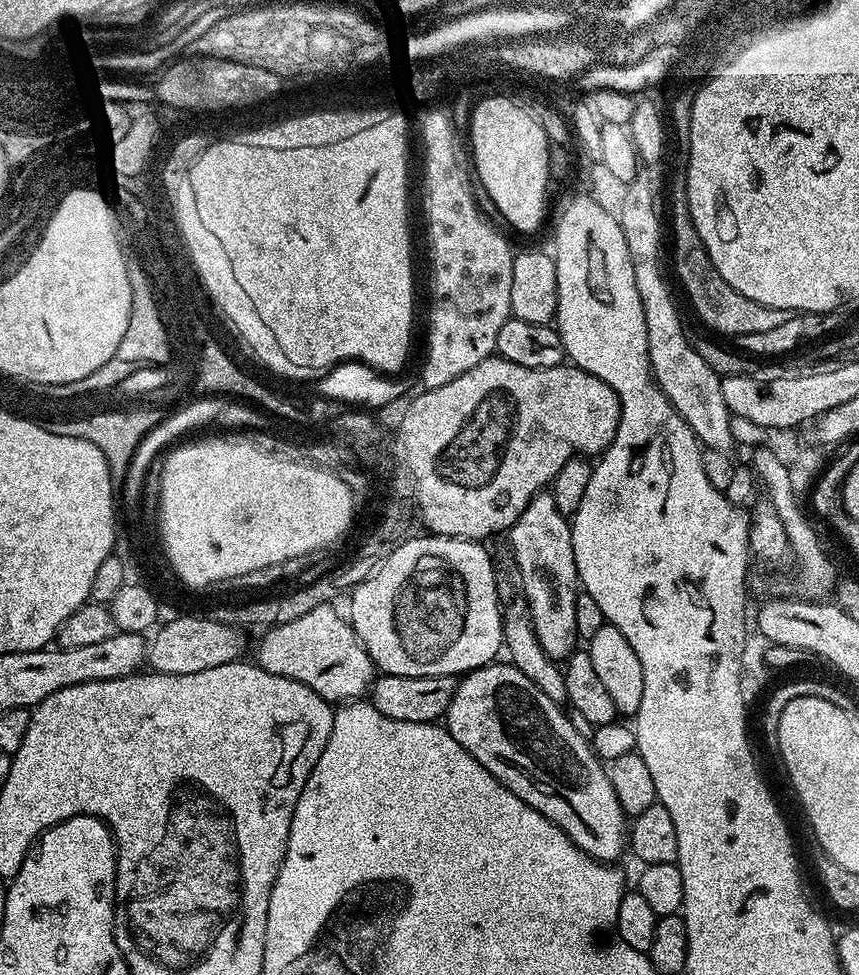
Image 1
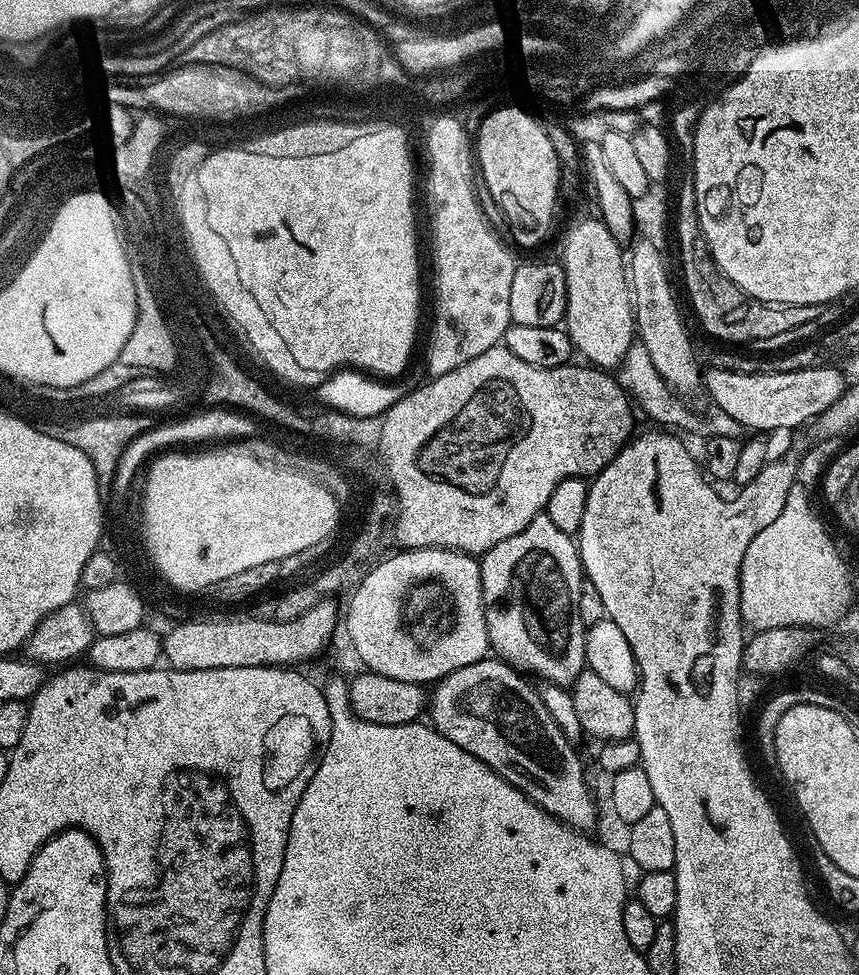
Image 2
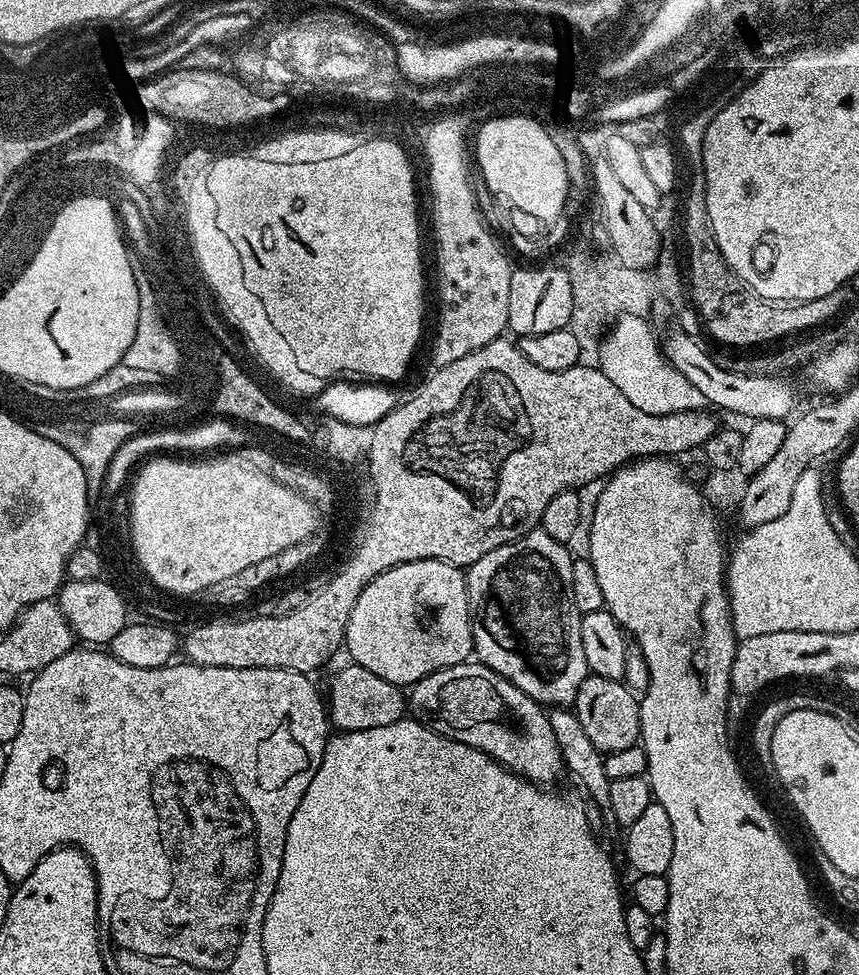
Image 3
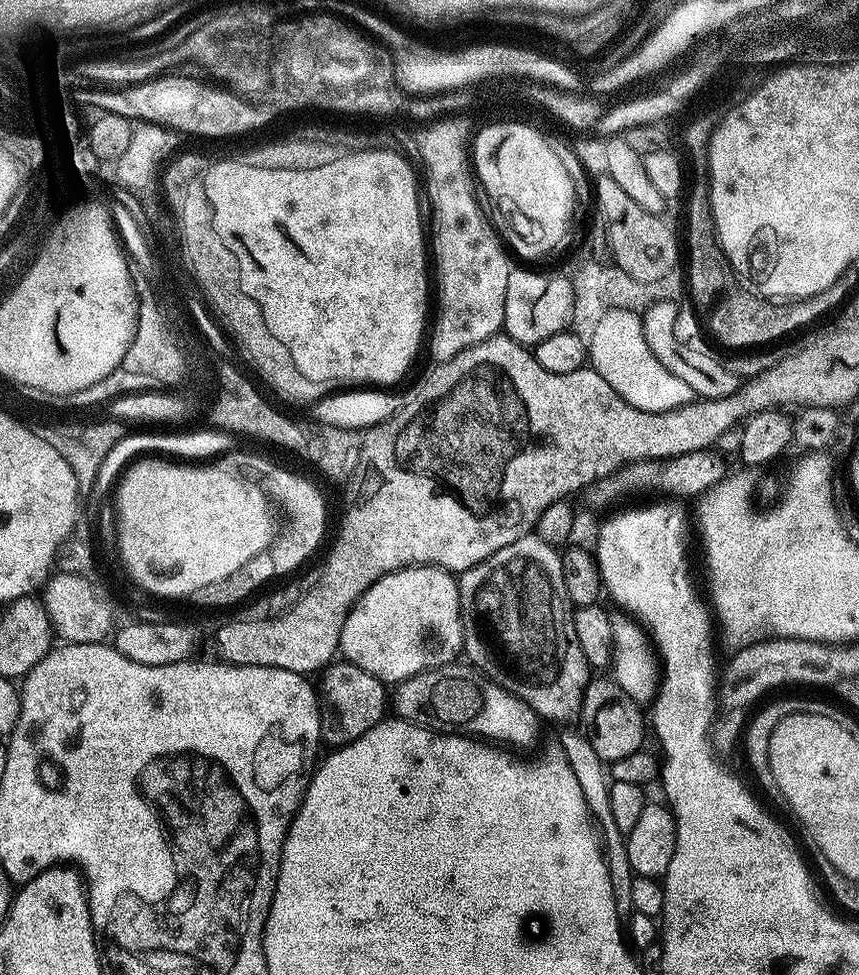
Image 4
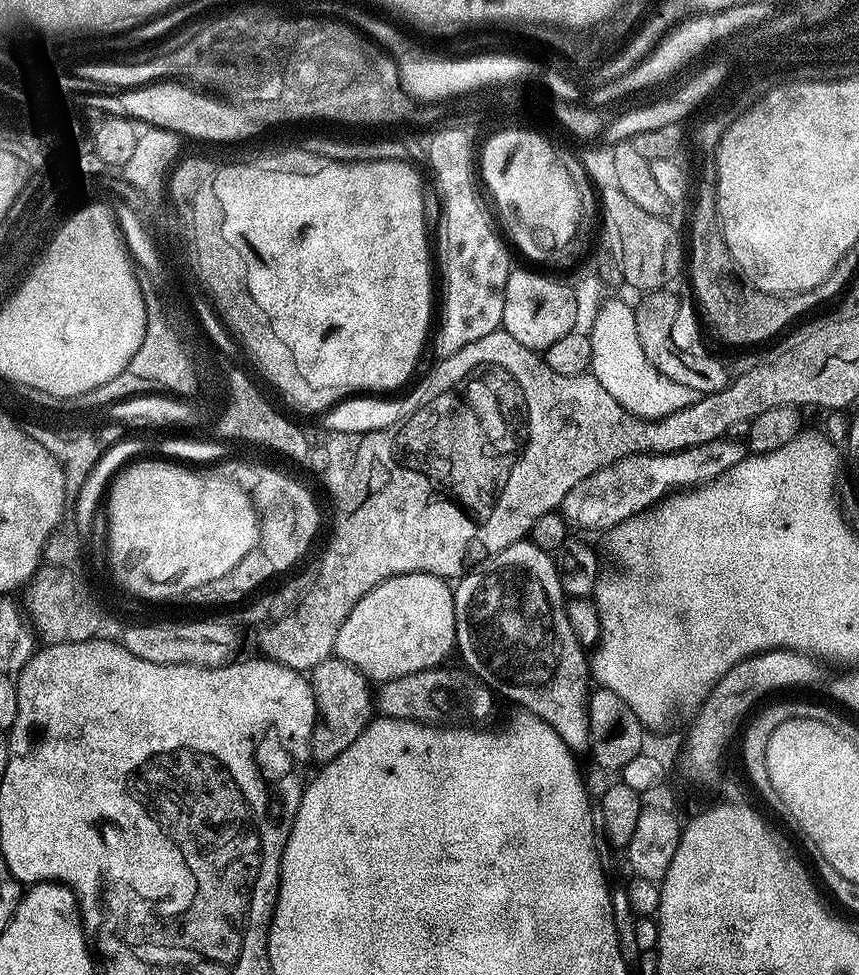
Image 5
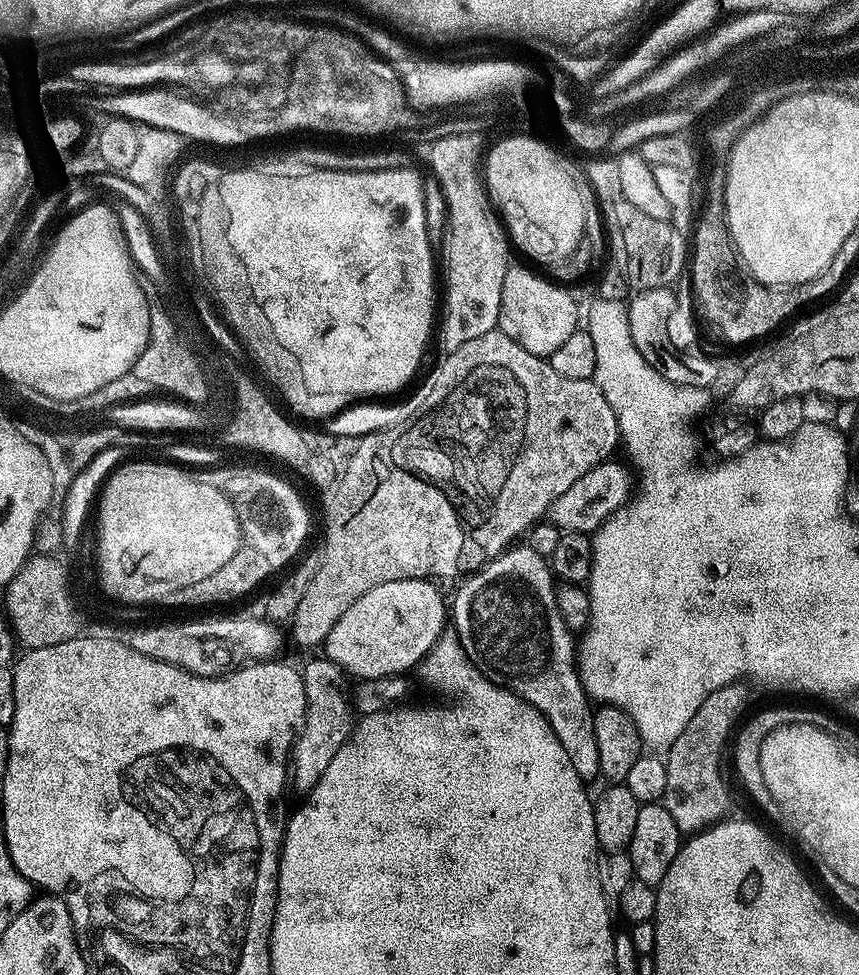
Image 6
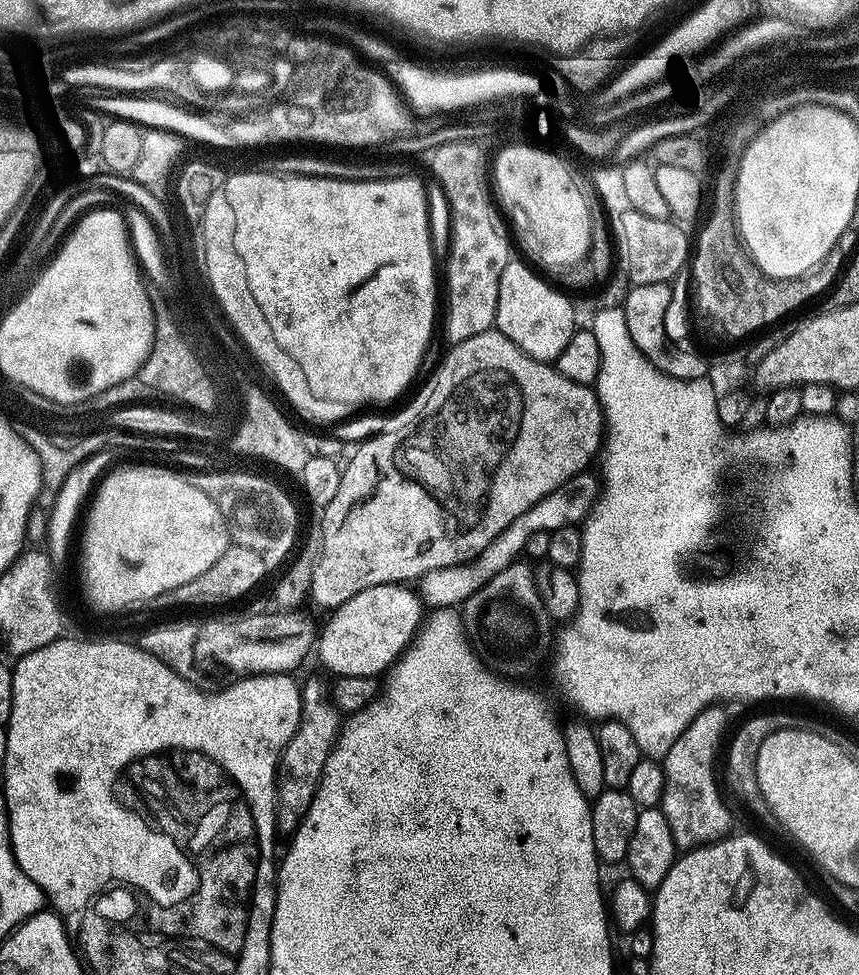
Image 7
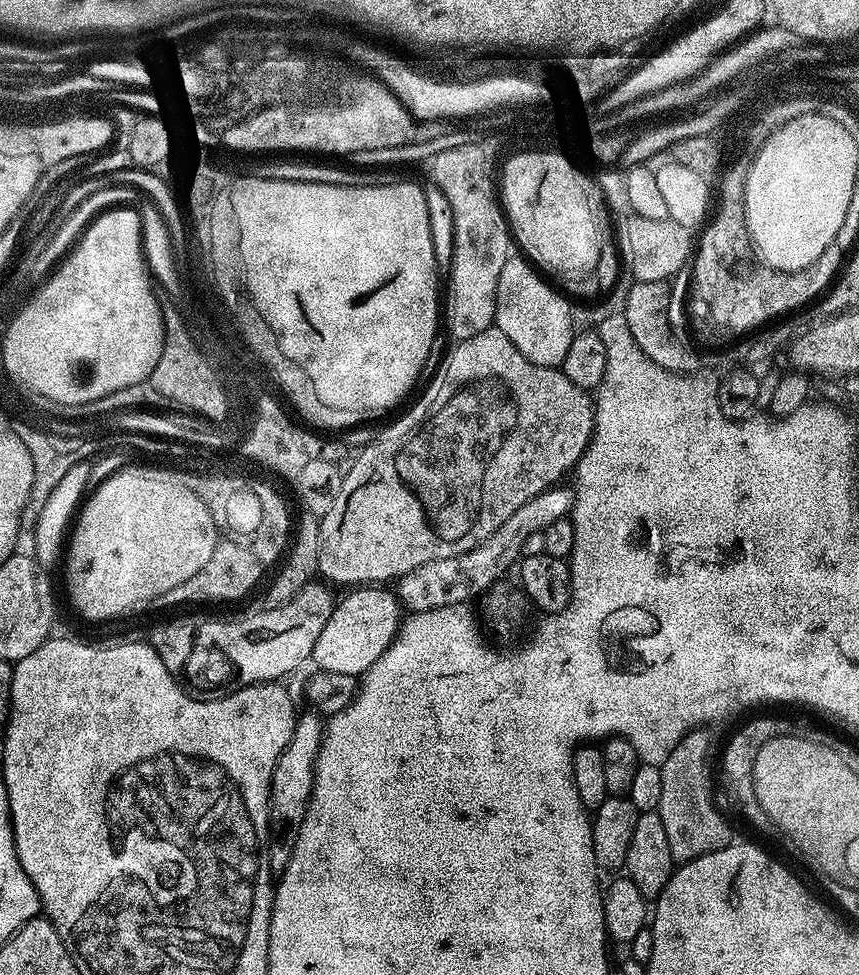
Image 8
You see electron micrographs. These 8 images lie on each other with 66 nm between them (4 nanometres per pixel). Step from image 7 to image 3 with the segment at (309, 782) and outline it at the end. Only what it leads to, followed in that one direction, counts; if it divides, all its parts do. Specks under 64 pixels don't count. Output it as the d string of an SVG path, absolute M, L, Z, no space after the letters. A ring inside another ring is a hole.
M345 664L345 668L337 670L328 692L326 688L326 711L333 729L340 732L357 732L370 730L374 726L390 726L405 719L406 696L401 685L386 682L378 678L378 674L370 674L370 670L357 664Z

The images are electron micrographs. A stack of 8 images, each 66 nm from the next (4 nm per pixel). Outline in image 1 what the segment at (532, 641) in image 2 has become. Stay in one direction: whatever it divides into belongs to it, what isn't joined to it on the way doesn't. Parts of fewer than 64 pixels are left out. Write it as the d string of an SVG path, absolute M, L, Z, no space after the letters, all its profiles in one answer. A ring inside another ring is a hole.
M551 491L539 492L508 529L506 539L512 543L512 560L520 575L520 588L524 591L522 599L528 604L534 634L549 658L567 661L578 648L574 622L578 566L574 562L569 517L556 509Z

